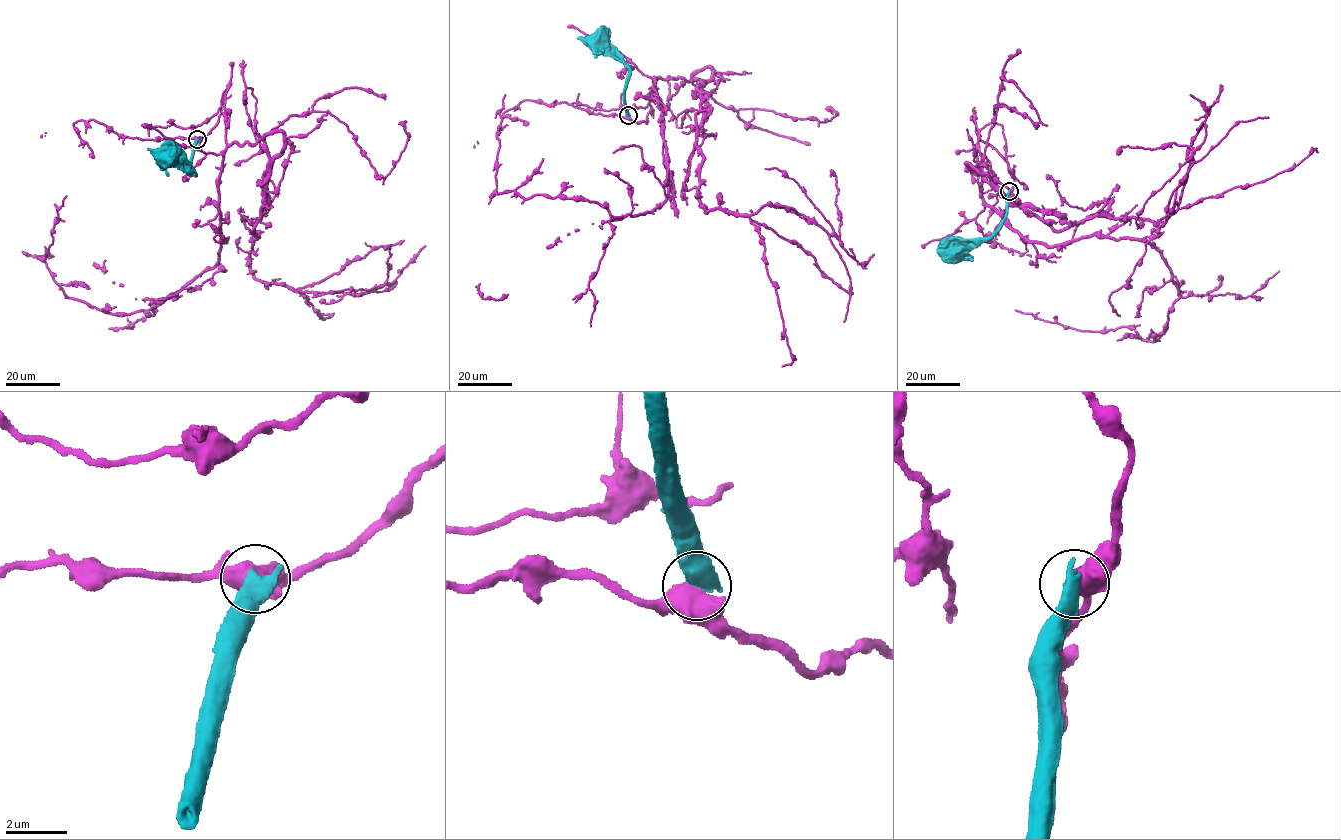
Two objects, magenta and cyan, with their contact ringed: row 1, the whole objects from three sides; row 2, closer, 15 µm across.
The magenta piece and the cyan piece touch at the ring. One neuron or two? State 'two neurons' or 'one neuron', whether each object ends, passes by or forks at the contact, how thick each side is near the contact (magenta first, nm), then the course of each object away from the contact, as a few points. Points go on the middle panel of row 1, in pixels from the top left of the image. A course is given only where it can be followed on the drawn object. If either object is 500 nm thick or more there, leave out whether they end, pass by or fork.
two neurons | 500/600 nm | magenta via (627, 115), (648, 122), (656, 78), (667, 200), (652, 211), (614, 217), (586, 200), (496, 193), (505, 95) | cyan via (627, 115), (624, 95), (628, 68), (606, 54), (594, 38)

